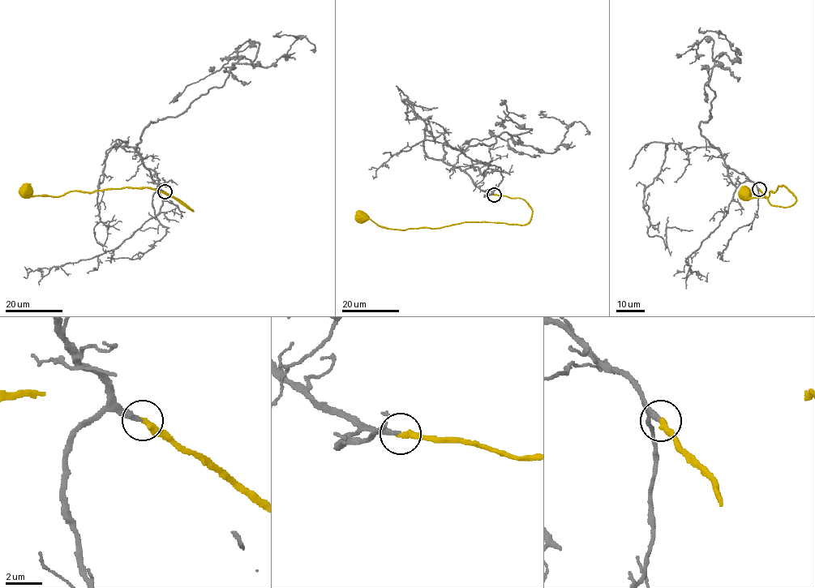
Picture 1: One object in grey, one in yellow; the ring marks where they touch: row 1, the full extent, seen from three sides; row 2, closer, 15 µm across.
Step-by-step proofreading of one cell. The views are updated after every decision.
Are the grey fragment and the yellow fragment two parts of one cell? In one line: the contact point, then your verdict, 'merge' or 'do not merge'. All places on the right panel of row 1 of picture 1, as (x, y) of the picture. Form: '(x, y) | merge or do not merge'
(759, 189) | merge

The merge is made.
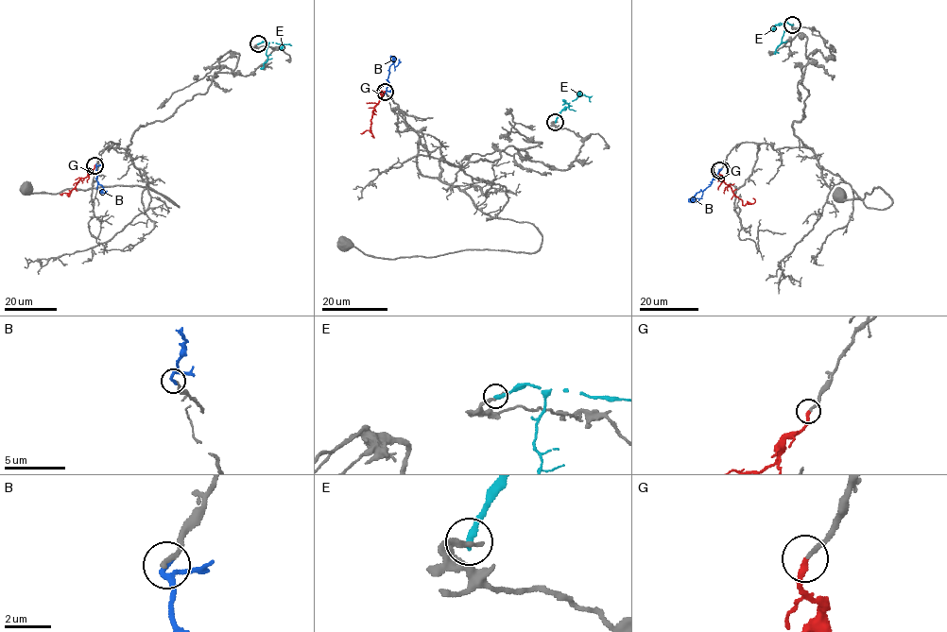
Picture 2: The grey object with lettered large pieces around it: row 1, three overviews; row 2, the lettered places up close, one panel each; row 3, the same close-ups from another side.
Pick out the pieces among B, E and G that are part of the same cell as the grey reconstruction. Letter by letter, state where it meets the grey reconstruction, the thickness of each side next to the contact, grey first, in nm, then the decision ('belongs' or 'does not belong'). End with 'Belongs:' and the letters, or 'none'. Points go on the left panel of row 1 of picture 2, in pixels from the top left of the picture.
B: contact (95, 164); calibres 240 and 170 nm; does not belong
E: contact (258, 43); calibres 300 and 300 nm; does not belong
G: contact (94, 165); calibres 200 and 240 nm; belongs
Belongs: G

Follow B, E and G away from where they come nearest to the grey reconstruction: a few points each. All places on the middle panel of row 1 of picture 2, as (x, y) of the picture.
B: (385, 93), (389, 66), (394, 59), (395, 67), (401, 62)
E: (556, 122), (559, 112), (568, 106), (564, 101), (562, 105)
G: (385, 92), (371, 116), (370, 132), (373, 137), (371, 136)

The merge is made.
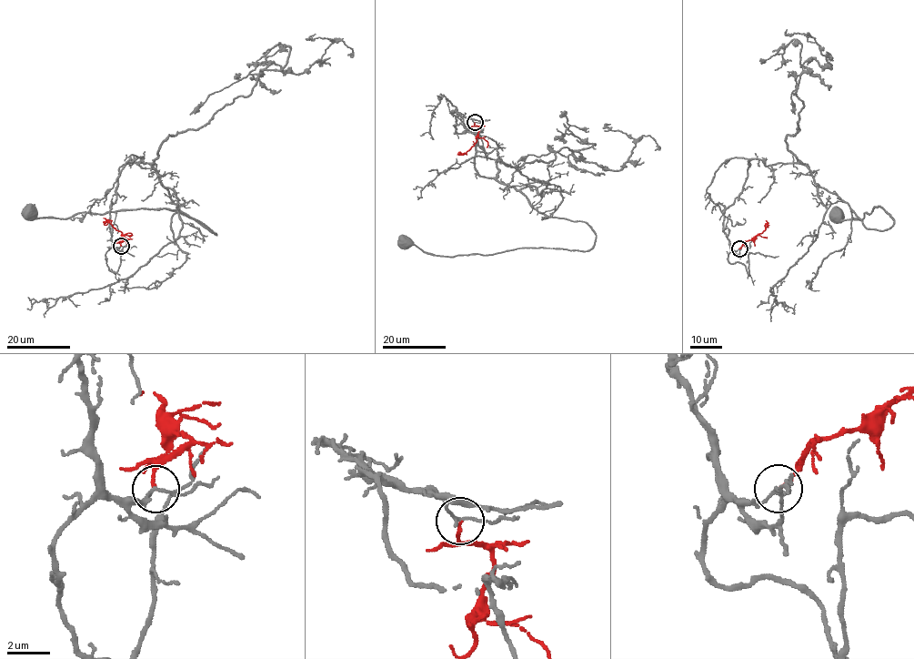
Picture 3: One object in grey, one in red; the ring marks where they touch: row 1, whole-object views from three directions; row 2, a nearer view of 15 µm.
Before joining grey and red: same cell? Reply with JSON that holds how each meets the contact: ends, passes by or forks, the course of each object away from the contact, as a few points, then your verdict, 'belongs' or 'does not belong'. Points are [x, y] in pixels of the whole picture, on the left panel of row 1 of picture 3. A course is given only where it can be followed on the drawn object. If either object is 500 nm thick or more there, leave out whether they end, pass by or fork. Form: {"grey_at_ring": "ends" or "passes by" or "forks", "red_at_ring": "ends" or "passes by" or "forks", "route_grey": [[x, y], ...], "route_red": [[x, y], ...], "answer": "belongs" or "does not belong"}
{"grey_at_ring": "passes by", "red_at_ring": "ends", "route_grey": [[120, 246], [109, 227], [119, 167], [141, 157], [216, 235], [165, 208], [27, 213]], "route_red": [[120, 246], [126, 238], [103, 217]], "answer": "belongs"}

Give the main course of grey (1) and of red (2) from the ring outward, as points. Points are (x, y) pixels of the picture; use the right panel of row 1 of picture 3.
1: (739, 248), (724, 211), (754, 158), (802, 163), (868, 228), (894, 222), (879, 206), (860, 219), (837, 216)
2: (739, 248), (746, 241), (759, 235), (767, 226), (767, 220)

